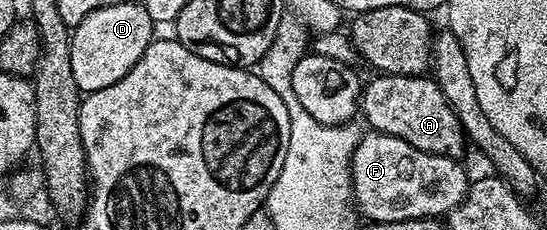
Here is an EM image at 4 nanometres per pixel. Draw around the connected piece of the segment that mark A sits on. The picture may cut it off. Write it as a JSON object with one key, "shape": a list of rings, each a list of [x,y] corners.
{"shape":[[[376,73],[371,83],[361,90],[361,114],[367,117],[372,131],[397,136],[413,148],[446,158],[462,159],[465,133],[461,120],[445,100],[445,92],[436,84],[434,77],[417,75],[393,75]]]}

